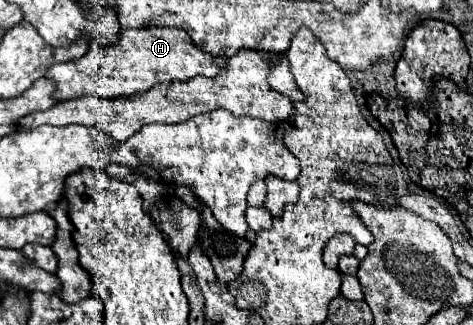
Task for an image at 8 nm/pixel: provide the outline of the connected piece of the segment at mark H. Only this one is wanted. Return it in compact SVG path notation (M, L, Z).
M127 28L119 32L119 40L111 46L95 44L83 58L53 64L45 78L55 82L53 98L63 102L79 94L95 94L101 98L121 98L145 92L155 84L171 84L173 80L191 80L195 76L215 76L219 70L211 66L211 54L199 50L189 34L179 28Z

